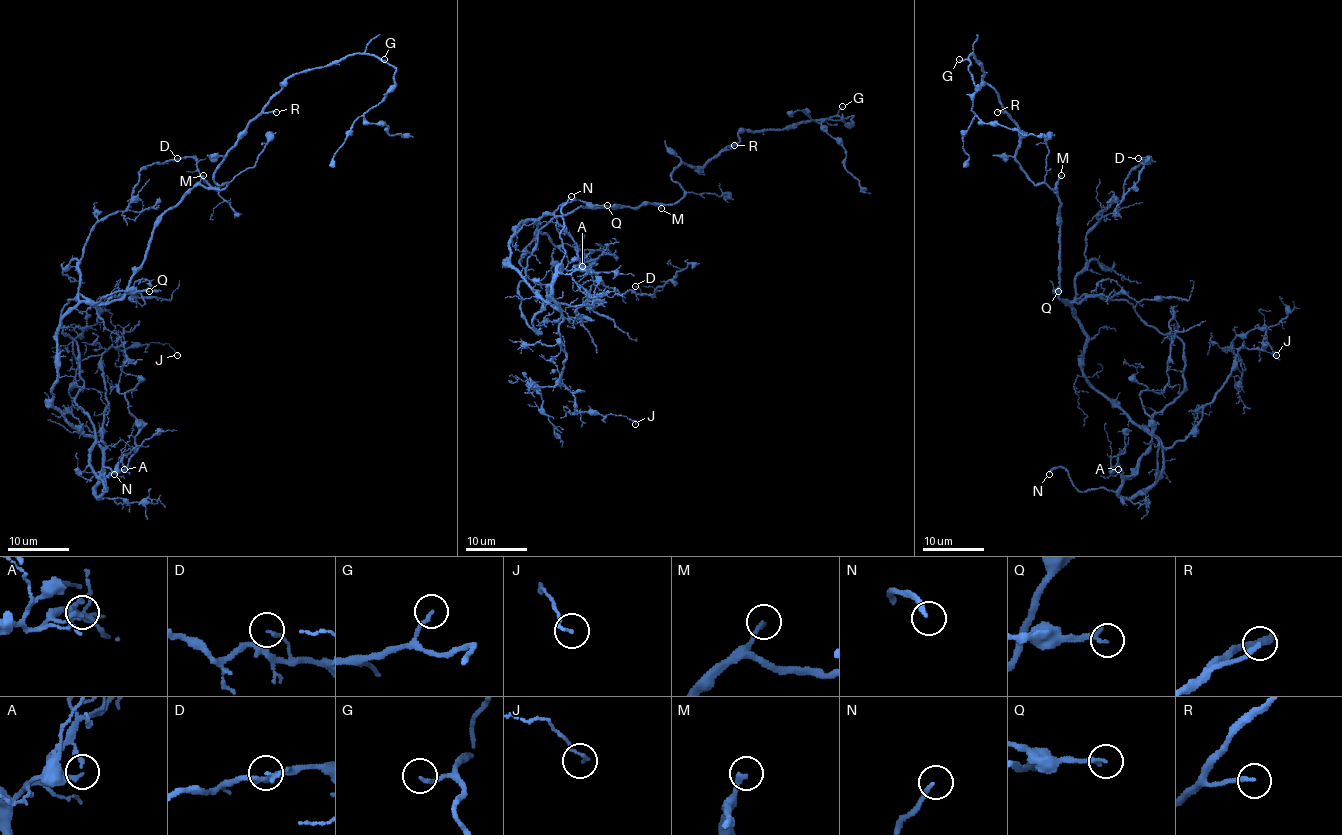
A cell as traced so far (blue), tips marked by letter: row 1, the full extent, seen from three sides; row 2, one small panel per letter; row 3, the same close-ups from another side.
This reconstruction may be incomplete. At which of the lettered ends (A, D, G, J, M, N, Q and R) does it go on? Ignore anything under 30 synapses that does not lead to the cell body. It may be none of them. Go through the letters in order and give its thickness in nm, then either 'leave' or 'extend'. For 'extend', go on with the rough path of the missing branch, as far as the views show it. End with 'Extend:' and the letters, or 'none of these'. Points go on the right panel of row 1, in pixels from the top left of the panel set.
A: 140 nm thick; leave
D: 140 nm thick; leave
G: 180 nm thick; extend
J: 120 nm thick; leave
M: 180 nm thick; extend; missing branch runs (1061, 175), (1107, 150), (1106, 129), (1110, 129), (1110, 126), (1092, 90), (1093, 71), (1045, 73), (1041, 84)
N: 200 nm thick; extend
Q: 220 nm thick; leave
R: 190 nm thick; extend
Extend: G, M, N, R

